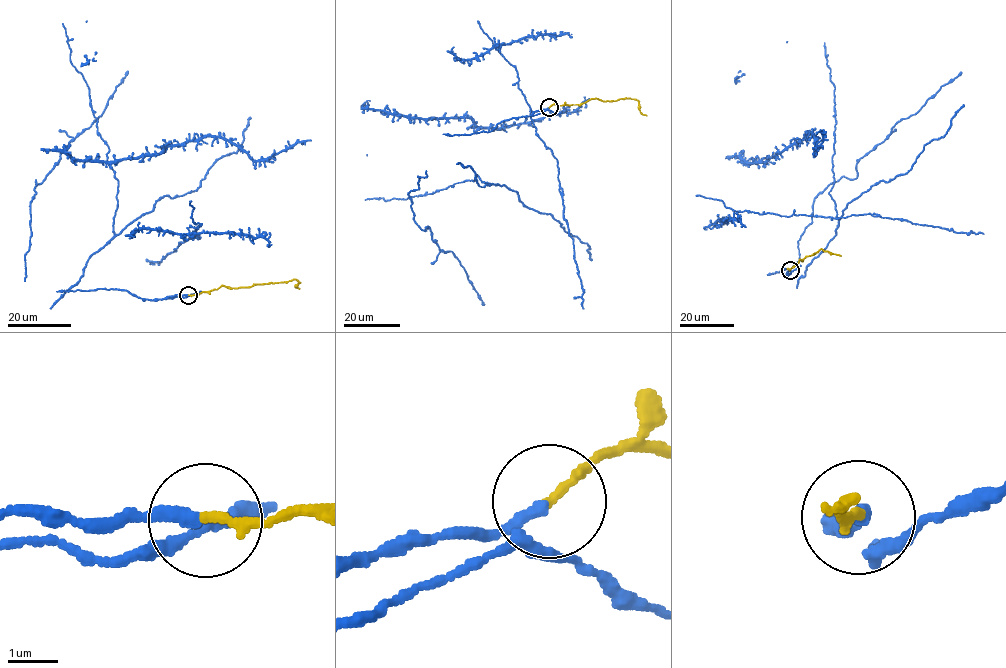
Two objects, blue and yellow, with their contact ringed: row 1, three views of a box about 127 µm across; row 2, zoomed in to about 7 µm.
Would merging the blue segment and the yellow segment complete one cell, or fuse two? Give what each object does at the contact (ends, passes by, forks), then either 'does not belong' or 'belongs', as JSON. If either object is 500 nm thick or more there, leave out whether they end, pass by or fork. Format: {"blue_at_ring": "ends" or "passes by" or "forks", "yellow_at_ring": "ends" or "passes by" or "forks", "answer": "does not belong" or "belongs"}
{"blue_at_ring": "passes by", "yellow_at_ring": "ends", "answer": "belongs"}

